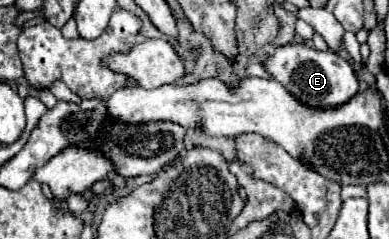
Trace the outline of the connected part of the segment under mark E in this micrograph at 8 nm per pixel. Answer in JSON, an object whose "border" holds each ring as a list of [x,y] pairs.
{"border":[[[287,43],[275,47],[275,51],[263,61],[265,71],[279,81],[291,95],[301,103],[315,109],[333,109],[351,101],[359,91],[359,81],[349,61],[339,57],[335,51],[317,51],[307,43]]]}

